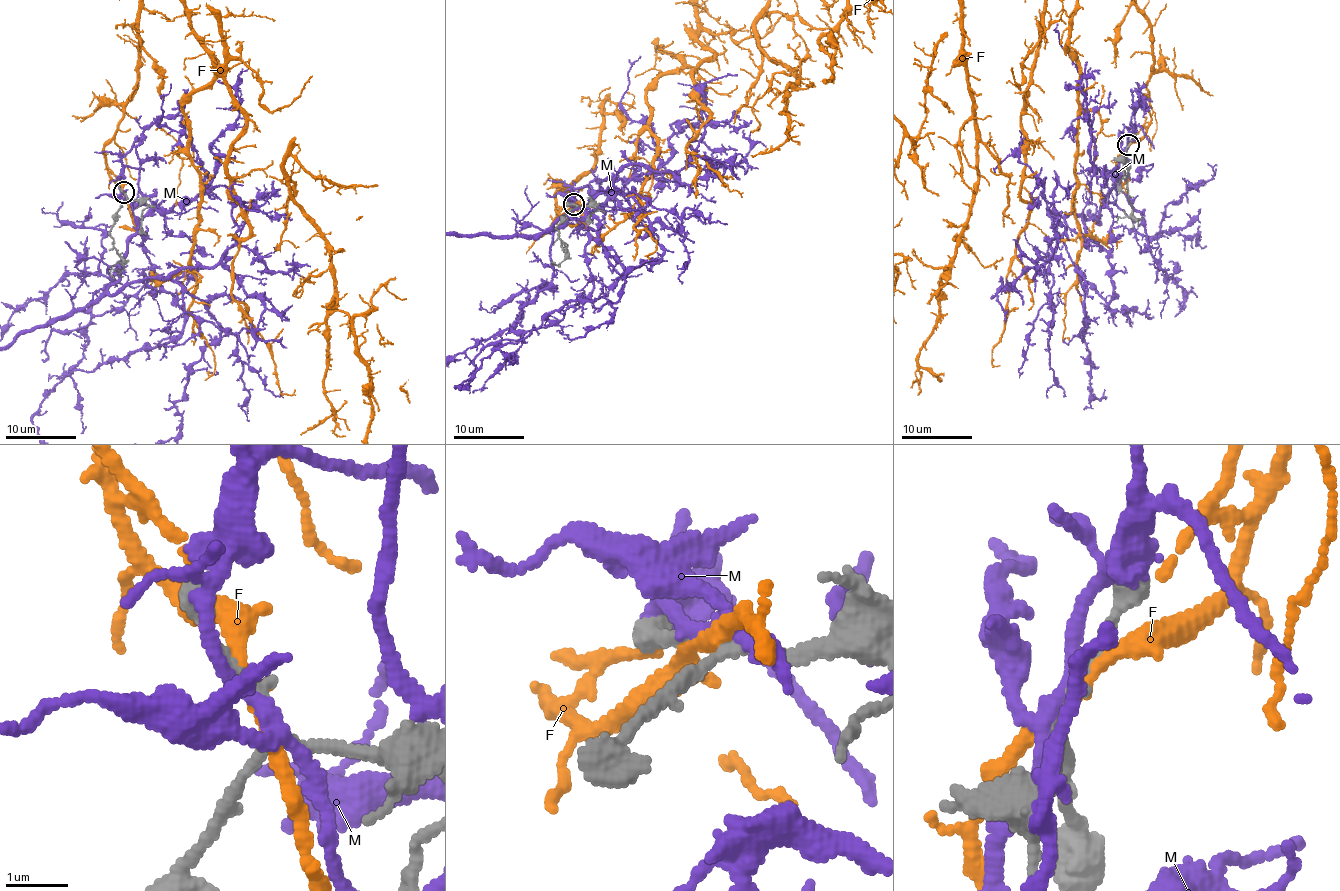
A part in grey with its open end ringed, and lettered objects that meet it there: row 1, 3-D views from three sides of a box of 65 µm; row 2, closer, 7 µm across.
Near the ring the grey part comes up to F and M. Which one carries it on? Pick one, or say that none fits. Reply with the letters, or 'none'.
F

